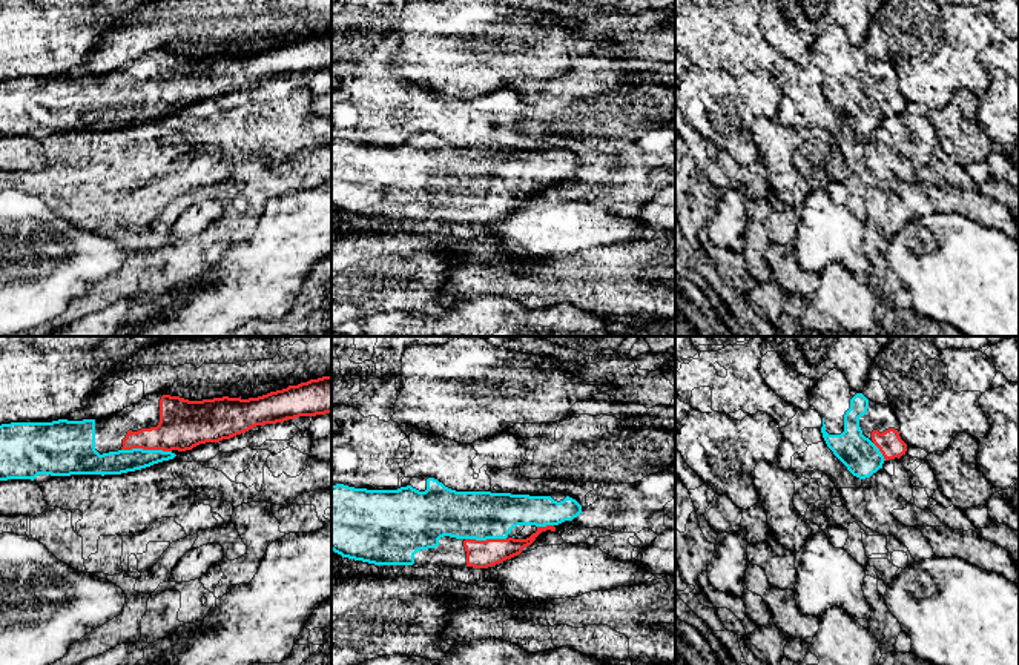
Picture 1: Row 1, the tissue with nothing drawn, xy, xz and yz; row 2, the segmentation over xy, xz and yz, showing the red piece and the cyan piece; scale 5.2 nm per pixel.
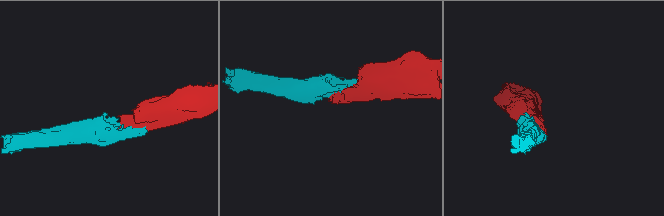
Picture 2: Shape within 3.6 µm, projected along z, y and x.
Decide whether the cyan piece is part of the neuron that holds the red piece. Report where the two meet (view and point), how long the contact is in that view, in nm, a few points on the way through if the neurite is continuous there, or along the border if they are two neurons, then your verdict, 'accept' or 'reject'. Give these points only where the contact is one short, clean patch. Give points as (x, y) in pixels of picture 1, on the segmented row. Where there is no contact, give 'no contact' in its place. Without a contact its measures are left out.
meets red in xy at (146, 449); contact 260 nm long; accept

